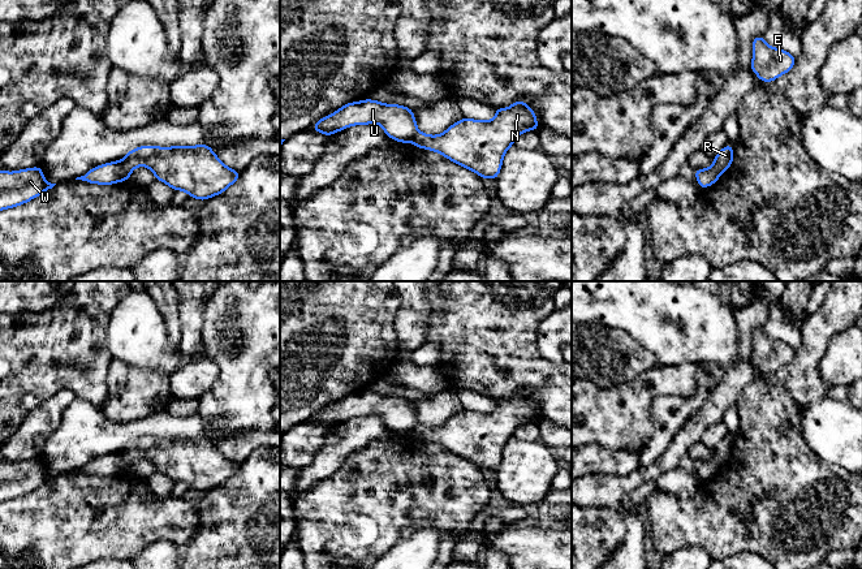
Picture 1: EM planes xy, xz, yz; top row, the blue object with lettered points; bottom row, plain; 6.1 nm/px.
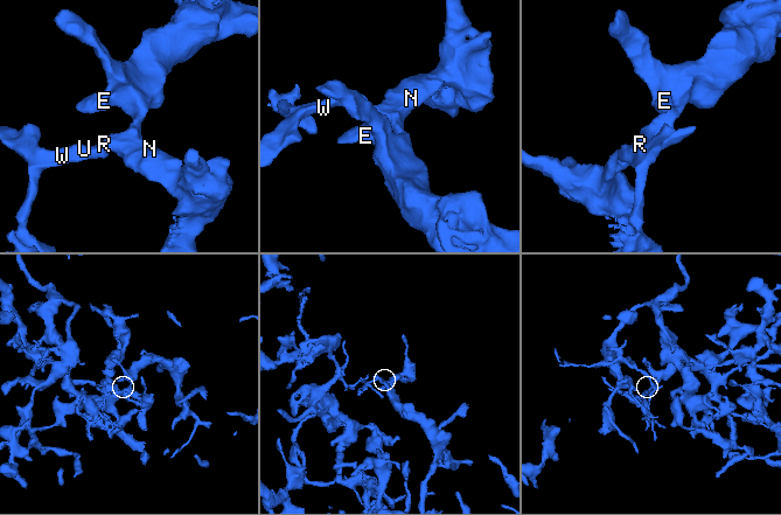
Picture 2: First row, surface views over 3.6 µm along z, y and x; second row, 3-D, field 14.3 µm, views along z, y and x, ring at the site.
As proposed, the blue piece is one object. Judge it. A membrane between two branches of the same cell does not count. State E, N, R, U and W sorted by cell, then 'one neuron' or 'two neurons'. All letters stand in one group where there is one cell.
E N R / U W; two neurons

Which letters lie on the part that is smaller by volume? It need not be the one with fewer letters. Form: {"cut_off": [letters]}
{"cut_off": ["U", "W"]}

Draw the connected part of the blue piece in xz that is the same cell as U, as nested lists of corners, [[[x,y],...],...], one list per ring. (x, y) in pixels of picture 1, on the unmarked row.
[[[371,391],[346,395],[311,418],[315,423],[331,428],[349,418],[366,415],[382,417],[384,426],[398,435],[410,434],[419,424],[413,401]]]

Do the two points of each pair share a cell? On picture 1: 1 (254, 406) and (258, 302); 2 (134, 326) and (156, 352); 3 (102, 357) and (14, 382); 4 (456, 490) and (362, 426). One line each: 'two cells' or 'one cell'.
1: one cell
2: one cell
3: one cell
4: two cells

